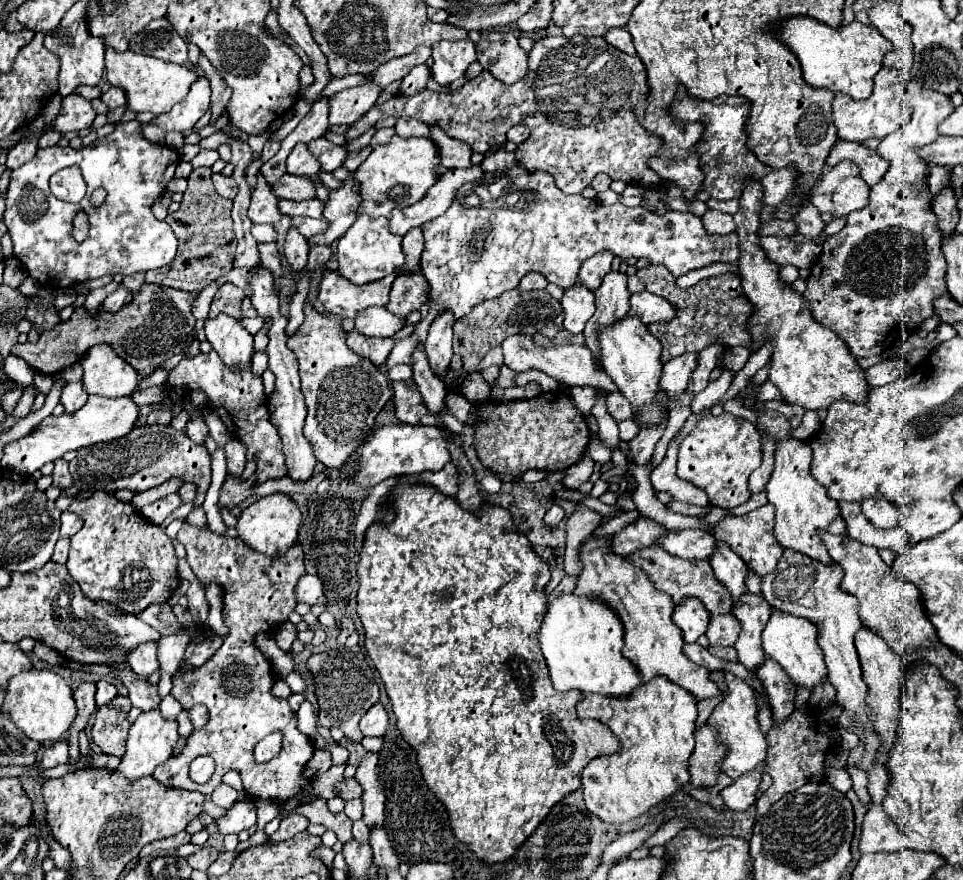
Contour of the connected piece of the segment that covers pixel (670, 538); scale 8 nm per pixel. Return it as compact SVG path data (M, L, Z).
M668 530L660 544L666 552L684 560L710 560L718 548L718 540L704 530Z

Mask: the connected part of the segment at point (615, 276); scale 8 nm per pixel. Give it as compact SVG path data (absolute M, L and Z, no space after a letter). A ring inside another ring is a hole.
M610 270L600 288L594 290L596 296L596 312L590 318L590 322L584 328L584 336L586 336L586 346L592 348L594 356L598 356L598 344L594 344L594 336L598 326L606 326L612 324L614 320L622 318L628 312L628 298L630 292L626 288L626 280L628 276L618 272L618 270Z

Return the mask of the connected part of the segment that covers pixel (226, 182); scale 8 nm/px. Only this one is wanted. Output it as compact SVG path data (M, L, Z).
M212 174L212 182L214 182L214 188L216 188L218 196L222 196L222 198L232 200L236 196L236 192L238 192L238 184L230 176Z

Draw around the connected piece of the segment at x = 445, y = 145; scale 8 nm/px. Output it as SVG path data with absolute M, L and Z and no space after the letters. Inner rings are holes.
M436 124L430 126L430 136L442 152L442 166L444 168L466 168L466 166L470 166L472 150L466 142L460 142L460 140L446 136L446 132L442 132L442 128L438 128Z

